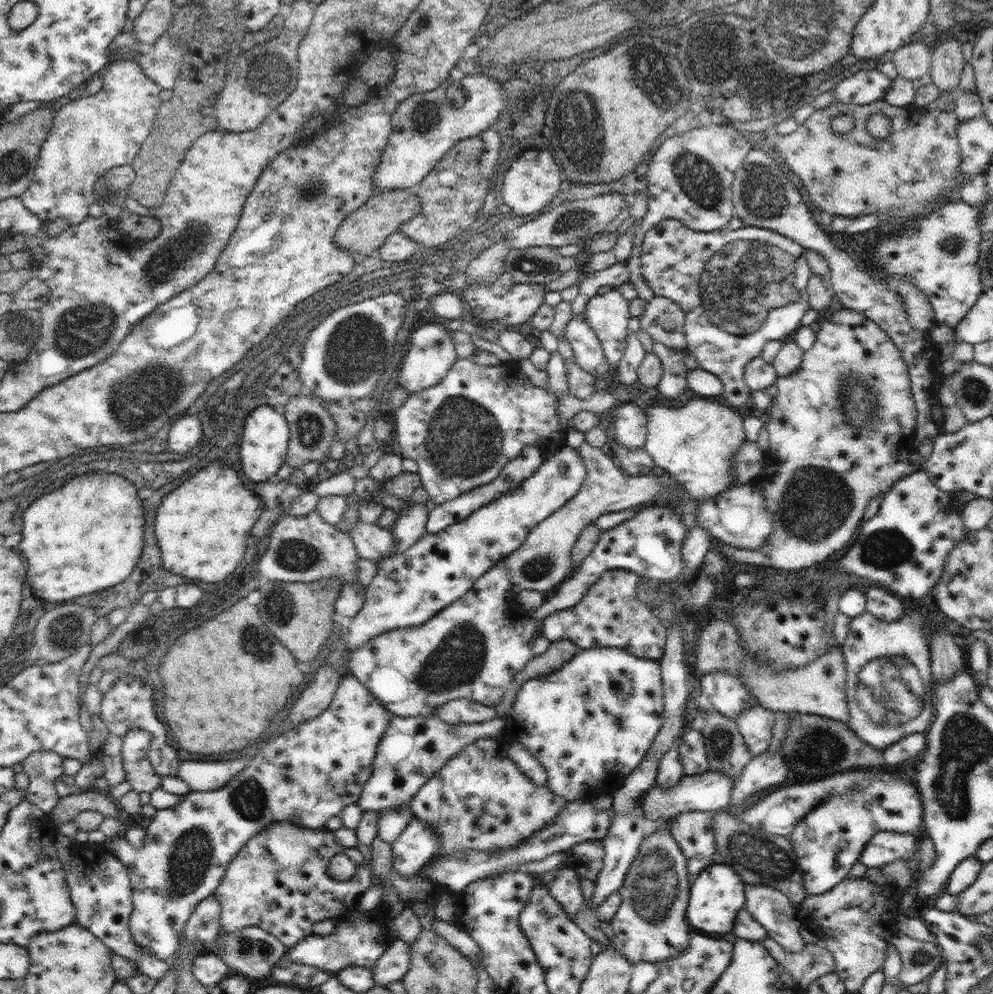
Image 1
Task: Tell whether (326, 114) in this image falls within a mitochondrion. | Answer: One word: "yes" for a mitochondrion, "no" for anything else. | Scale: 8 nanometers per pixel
no

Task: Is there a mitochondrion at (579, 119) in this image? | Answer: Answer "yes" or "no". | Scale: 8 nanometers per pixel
yes

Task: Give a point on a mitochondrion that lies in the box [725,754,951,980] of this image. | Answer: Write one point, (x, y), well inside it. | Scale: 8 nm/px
(920, 957)

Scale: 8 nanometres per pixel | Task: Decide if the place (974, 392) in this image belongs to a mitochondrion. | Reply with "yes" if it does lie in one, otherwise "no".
yes

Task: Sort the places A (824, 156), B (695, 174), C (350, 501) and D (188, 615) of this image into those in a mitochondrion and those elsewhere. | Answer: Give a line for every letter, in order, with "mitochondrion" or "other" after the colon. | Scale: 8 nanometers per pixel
A: other
B: mitochondrion
C: other
D: other

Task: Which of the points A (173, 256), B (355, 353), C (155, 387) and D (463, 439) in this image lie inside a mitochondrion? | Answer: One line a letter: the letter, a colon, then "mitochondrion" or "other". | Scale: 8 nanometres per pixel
A: mitochondrion
B: mitochondrion
C: mitochondrion
D: mitochondrion

